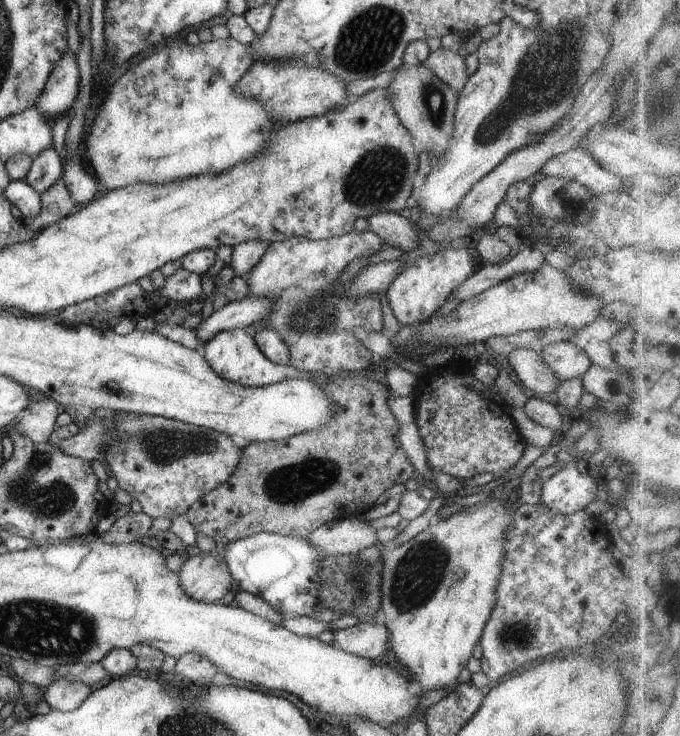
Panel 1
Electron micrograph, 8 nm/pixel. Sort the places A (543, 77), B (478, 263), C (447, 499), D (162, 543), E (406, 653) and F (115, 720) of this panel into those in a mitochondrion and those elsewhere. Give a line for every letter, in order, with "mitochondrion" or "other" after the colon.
A: mitochondrion
B: other
C: other
D: other
E: other
F: other

